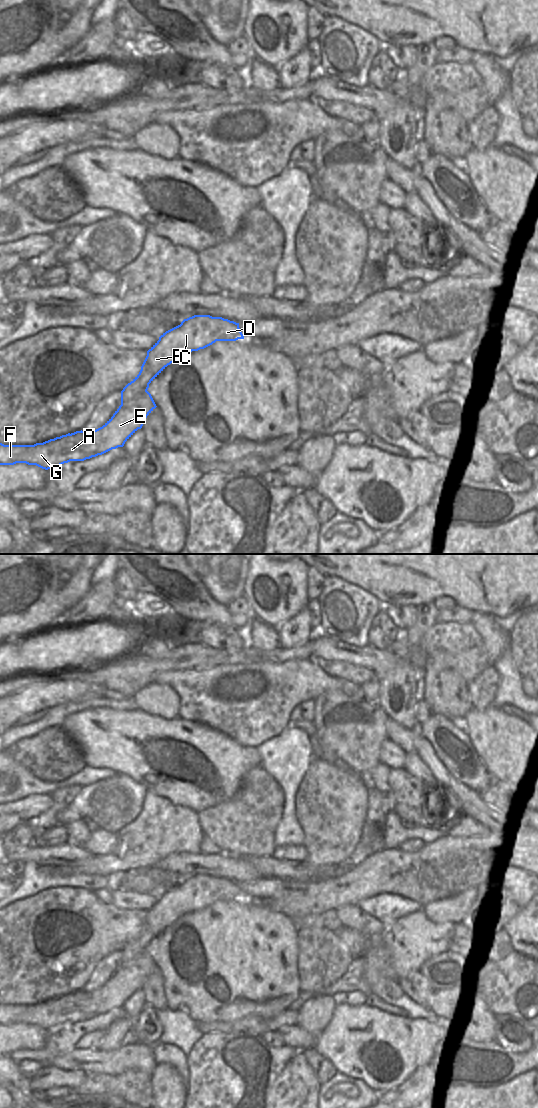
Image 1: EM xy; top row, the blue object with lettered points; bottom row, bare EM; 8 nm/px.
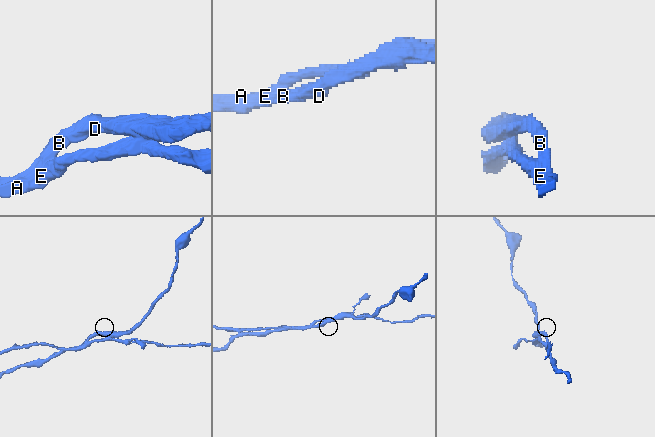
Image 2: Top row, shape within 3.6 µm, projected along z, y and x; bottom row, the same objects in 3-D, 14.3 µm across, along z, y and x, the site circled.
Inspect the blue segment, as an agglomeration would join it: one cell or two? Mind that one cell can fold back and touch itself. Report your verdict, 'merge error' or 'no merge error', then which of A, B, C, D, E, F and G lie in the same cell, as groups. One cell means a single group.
merge error | A E F G / B C D

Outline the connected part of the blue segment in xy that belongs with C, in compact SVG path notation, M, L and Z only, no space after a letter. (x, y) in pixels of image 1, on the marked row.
M194 315L184 319L180 325L163 333L147 351L139 374L121 391L121 405L142 393L149 384L171 363L192 351L204 349L216 341L244 339L239 323L212 317Z

